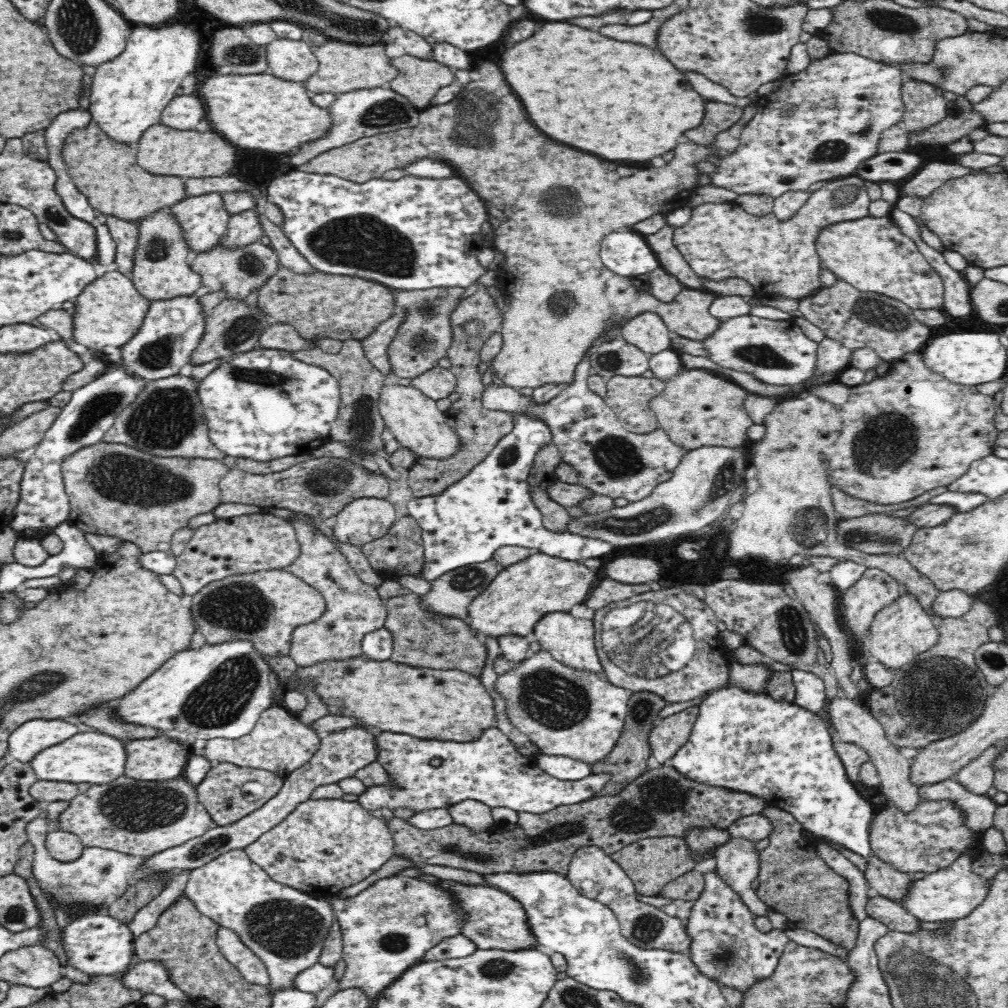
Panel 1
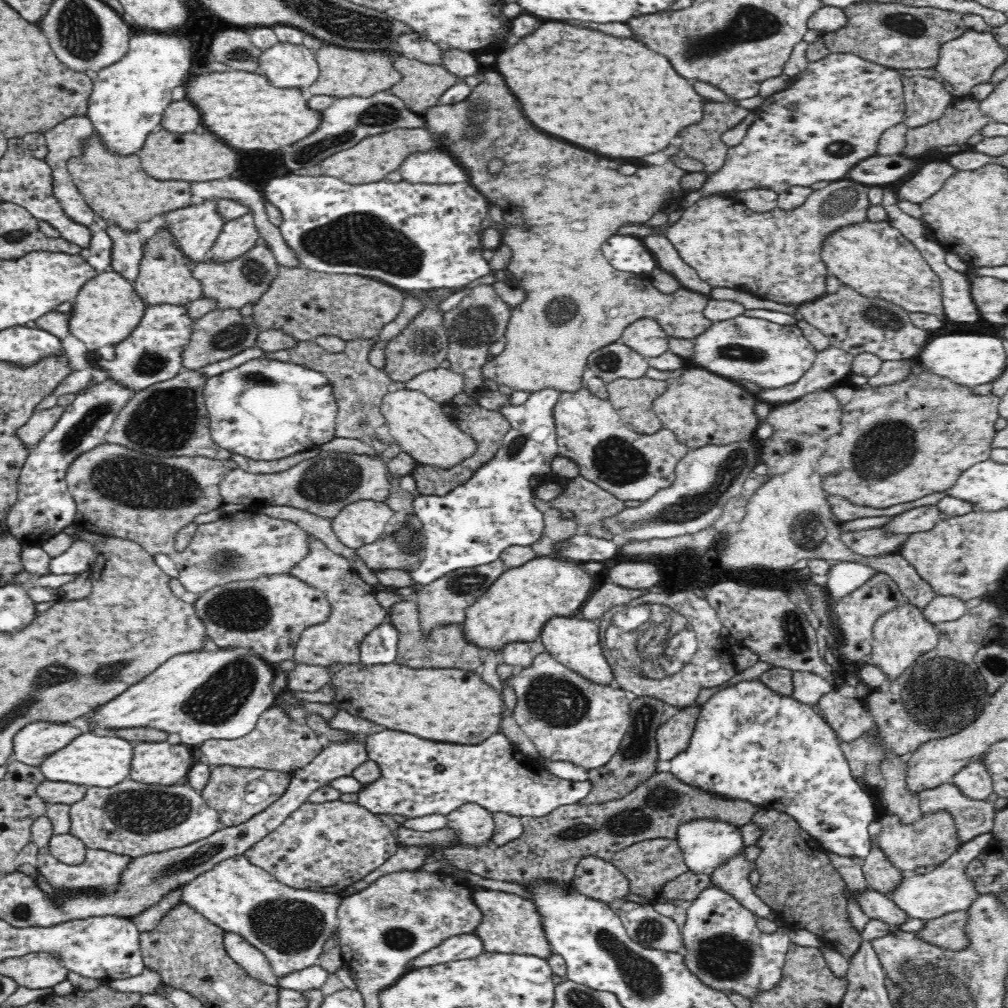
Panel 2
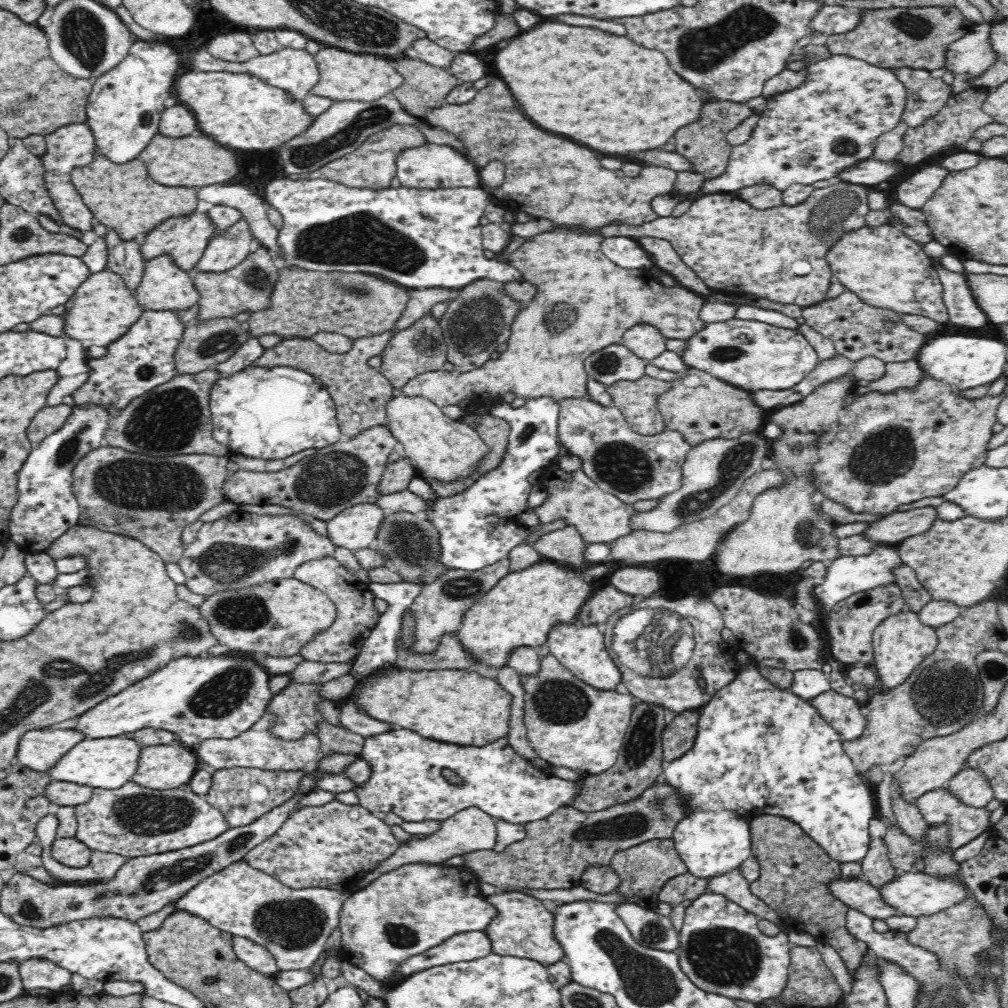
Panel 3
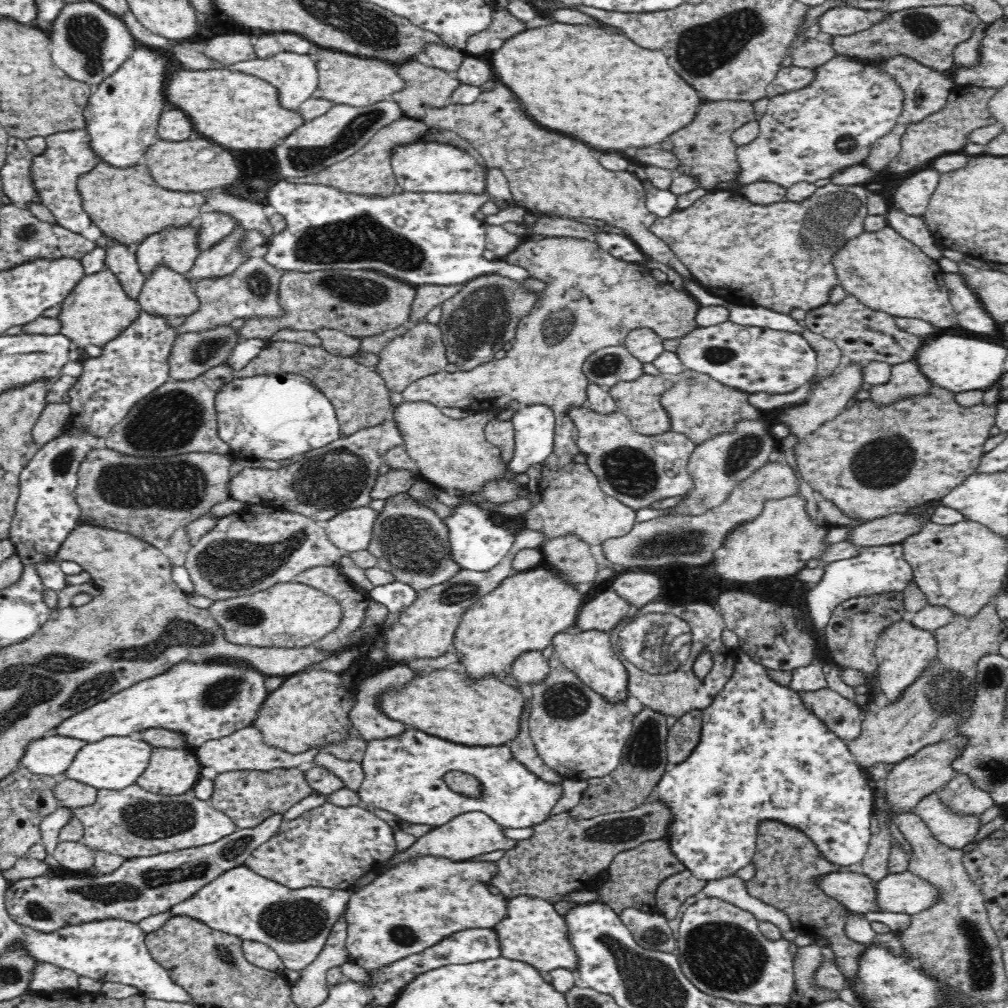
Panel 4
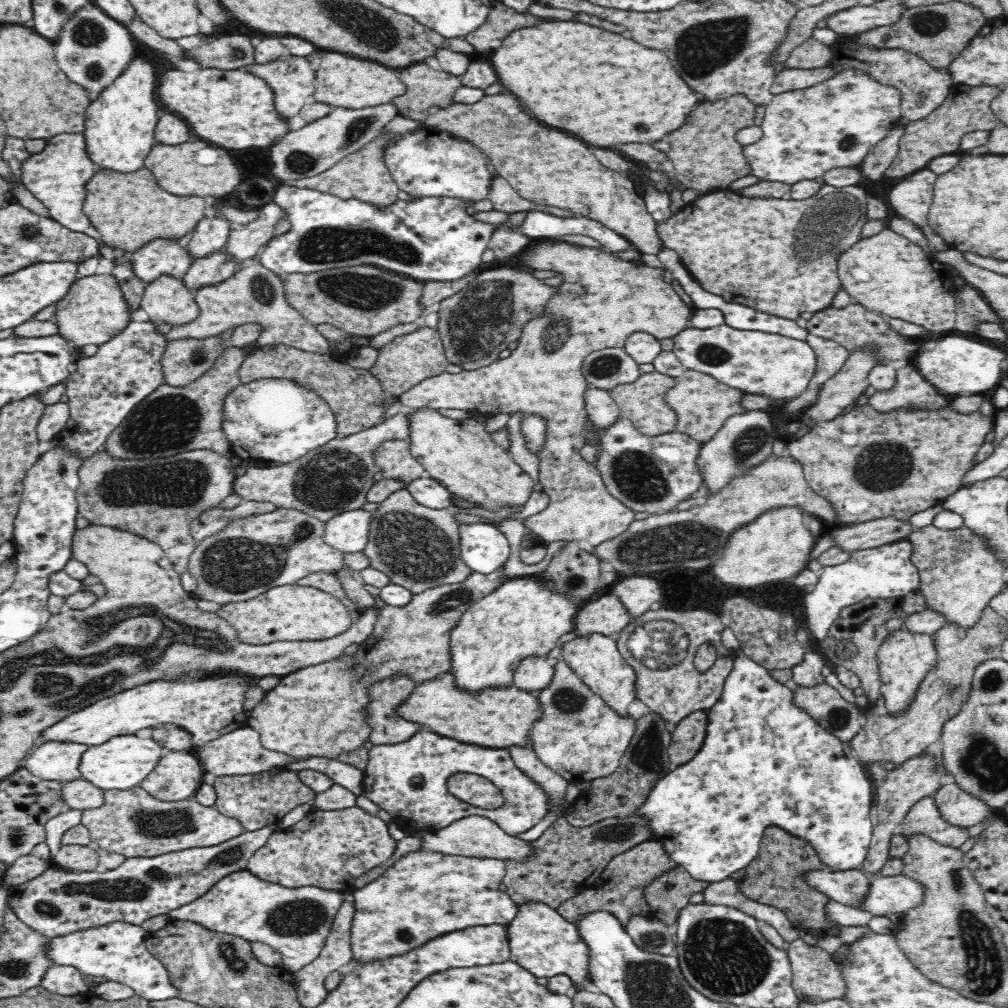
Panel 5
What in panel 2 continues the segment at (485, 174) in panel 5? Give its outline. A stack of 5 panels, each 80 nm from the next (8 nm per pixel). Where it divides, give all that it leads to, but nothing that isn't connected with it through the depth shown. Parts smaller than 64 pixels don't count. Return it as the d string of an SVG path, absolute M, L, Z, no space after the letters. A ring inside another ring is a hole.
M430 148L430 150L420 150L414 152L407 158L402 160L400 164L399 173L402 181L416 183L416 184L432 184L439 185L440 183L470 183L469 171L447 150L441 148Z

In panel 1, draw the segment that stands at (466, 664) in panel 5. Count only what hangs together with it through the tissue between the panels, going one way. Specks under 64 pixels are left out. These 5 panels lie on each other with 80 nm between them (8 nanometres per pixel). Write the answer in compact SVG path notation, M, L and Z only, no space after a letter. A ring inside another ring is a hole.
M534 551L531 555L526 560L501 570L498 576L483 590L483 593L469 604L467 615L471 618L470 629L474 629L486 638L490 637L496 640L504 635L532 637L536 623L544 615L553 612L568 613L576 604L585 602L591 589L595 586L594 580L597 578L597 571L588 569L581 562L554 558L542 552Z

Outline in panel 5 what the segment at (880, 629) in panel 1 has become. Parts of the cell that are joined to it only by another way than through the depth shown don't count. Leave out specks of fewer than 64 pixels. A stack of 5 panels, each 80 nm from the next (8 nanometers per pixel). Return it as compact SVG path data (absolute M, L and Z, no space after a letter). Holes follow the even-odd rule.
M902 628L894 631L881 645L877 652L881 695L888 715L905 713L914 702L920 683L936 664L935 639L929 634L914 634Z

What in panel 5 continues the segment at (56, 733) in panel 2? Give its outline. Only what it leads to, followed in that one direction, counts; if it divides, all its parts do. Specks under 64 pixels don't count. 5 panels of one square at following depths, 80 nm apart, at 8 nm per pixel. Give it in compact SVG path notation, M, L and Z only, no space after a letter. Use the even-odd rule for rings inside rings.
M73 742L42 743L26 760L25 768L34 777L46 781L68 782L82 780L80 762L90 746Z

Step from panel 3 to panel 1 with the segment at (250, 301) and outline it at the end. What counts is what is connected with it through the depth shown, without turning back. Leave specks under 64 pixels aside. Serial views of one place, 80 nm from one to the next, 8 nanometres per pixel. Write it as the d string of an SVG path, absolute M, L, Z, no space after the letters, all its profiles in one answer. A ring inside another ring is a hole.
M255 242L229 251L220 245L212 247L209 251L198 253L192 262L192 270L201 277L204 293L224 291L226 299L243 302L252 292L262 290L264 284L276 274L280 267L276 253L269 245Z

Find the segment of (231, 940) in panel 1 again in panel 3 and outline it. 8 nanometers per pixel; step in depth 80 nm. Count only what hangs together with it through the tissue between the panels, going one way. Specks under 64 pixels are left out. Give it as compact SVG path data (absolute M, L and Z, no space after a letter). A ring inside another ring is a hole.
M234 937L233 947L236 956L251 969L274 976L279 971L274 955L265 946L249 938Z

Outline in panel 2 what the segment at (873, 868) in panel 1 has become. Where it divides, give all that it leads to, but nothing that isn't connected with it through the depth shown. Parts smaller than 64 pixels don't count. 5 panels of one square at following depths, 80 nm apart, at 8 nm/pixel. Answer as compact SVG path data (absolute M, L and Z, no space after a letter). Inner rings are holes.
M875 843L871 844L868 856L861 861L862 872L870 889L886 895L896 889L905 873L898 870Z

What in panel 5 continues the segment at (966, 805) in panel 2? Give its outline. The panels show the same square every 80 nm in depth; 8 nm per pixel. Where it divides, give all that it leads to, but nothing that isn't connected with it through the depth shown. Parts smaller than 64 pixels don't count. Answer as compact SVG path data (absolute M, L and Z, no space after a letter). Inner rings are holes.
M925 797L908 810L897 832L908 842L910 837L924 835L936 843L958 849L968 838L967 830L949 826L938 813L934 797Z

